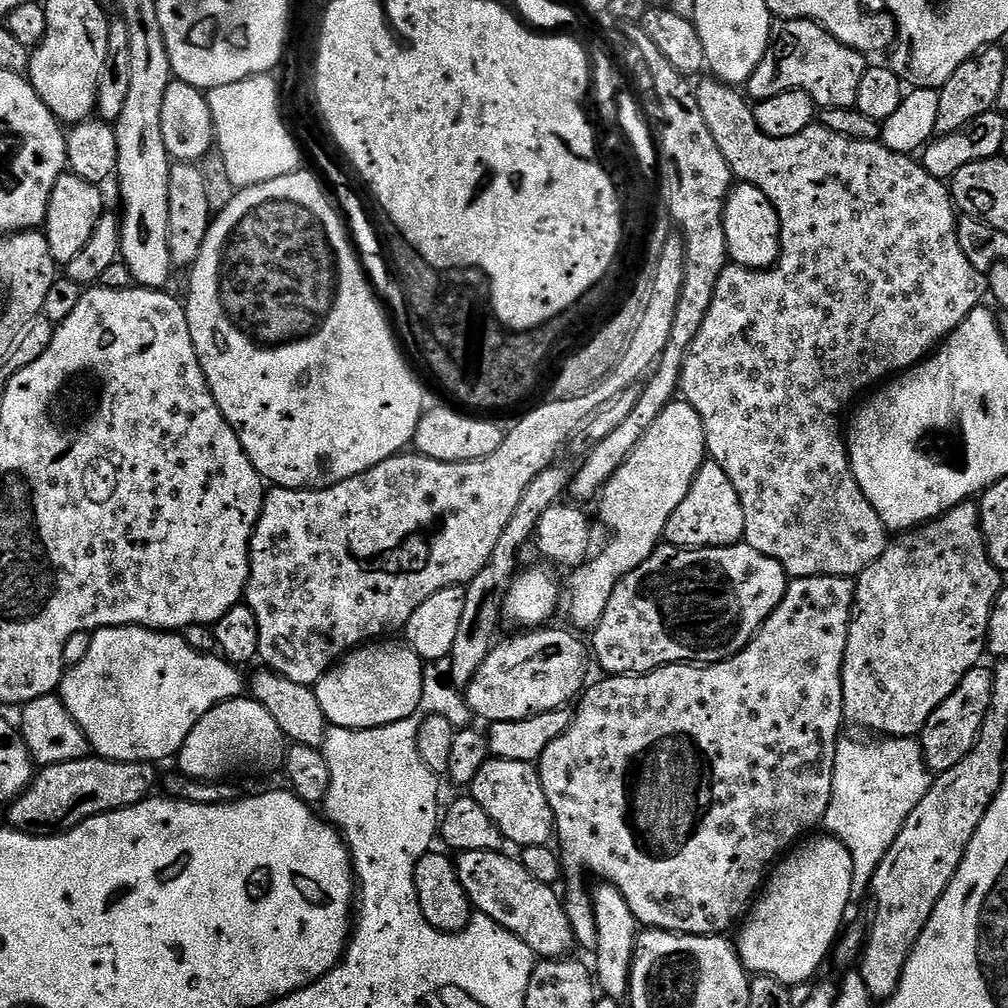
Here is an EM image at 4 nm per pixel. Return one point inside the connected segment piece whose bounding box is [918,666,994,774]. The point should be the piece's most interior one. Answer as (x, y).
(949, 734)

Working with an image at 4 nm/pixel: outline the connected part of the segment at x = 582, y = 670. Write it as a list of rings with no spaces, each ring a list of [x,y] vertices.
[[[552,627],[521,631],[521,636],[501,639],[490,650],[486,662],[482,662],[478,674],[474,674],[468,683],[466,708],[469,713],[481,716],[487,722],[525,720],[550,710],[568,708],[585,691],[589,683],[589,645],[585,641],[583,644],[576,637],[579,635],[567,627]]]

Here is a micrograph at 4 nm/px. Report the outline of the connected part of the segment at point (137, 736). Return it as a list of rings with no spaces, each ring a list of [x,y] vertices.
[[[139,626],[102,628],[92,632],[90,650],[82,662],[71,665],[60,681],[58,695],[74,714],[74,722],[82,726],[88,747],[99,759],[118,762],[150,764],[177,755],[186,742],[190,730],[214,706],[234,700],[246,692],[246,676],[237,665],[216,654],[199,652],[184,641],[183,635],[168,630],[153,630]]]

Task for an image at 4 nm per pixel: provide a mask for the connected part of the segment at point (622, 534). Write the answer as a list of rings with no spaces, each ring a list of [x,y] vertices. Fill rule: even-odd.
[[[683,398],[673,400],[666,406],[666,410],[662,410],[662,414],[658,414],[658,418],[654,418],[654,426],[650,426],[646,434],[642,434],[638,446],[634,446],[626,462],[622,462],[619,470],[609,478],[604,489],[600,491],[598,497],[600,520],[612,531],[612,537],[600,553],[597,551],[569,575],[572,577],[569,578],[568,584],[566,580],[566,604],[568,600],[568,616],[572,619],[573,629],[595,628],[606,610],[606,602],[610,602],[610,594],[614,594],[614,586],[618,586],[618,582],[626,578],[626,574],[642,566],[642,562],[646,562],[646,558],[650,558],[653,550],[664,540],[666,522],[670,522],[670,514],[674,514],[674,510],[682,506],[682,498],[690,494],[690,486],[698,470],[706,462],[707,456],[706,434],[698,410],[694,410],[694,406],[690,406]]]

